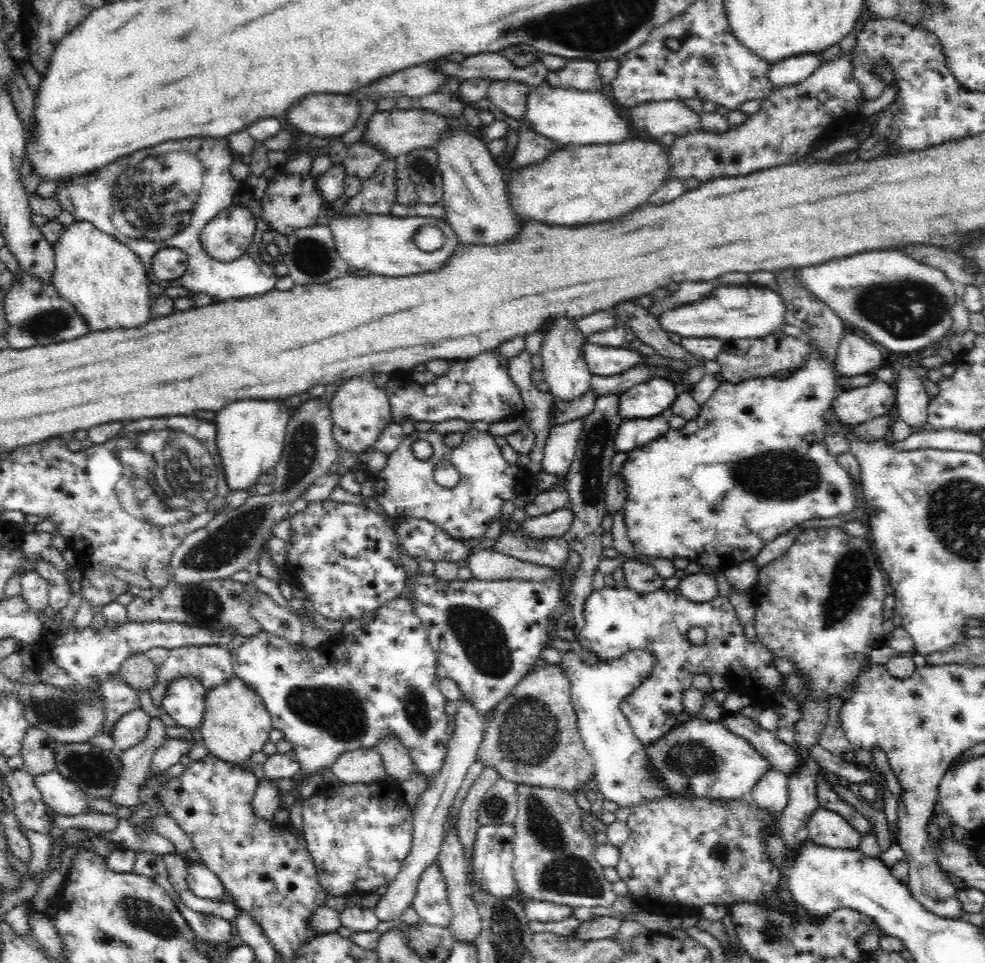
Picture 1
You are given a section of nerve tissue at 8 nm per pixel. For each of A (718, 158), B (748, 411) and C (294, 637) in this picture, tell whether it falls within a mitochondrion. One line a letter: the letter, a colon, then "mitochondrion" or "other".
A: other
B: other
C: other

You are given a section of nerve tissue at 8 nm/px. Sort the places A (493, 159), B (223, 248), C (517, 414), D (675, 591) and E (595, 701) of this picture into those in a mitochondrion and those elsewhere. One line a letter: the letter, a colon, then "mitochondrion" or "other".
A: other
B: other
C: other
D: other
E: other

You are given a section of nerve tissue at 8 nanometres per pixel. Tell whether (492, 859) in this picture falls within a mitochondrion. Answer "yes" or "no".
no

